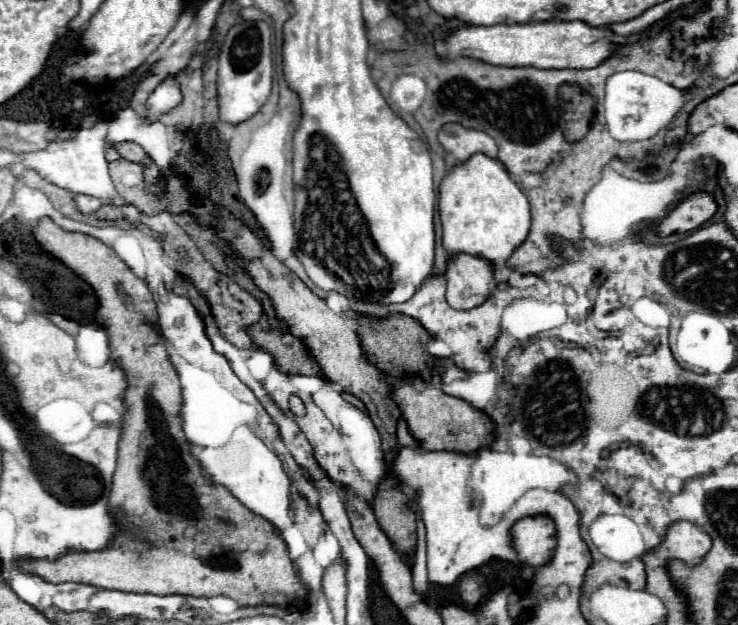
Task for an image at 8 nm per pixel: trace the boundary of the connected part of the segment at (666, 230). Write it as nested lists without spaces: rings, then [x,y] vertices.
[[[698,190],[682,198],[670,212],[664,216],[656,228],[658,236],[670,236],[674,232],[686,234],[700,228],[718,212],[718,202],[712,192]]]

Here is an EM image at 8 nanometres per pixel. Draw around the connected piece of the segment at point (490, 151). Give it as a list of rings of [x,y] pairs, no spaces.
[[[446,124],[438,132],[438,140],[444,146],[444,150],[454,156],[458,162],[466,162],[472,154],[486,154],[490,158],[496,158],[496,142],[478,130],[468,130],[460,124]]]

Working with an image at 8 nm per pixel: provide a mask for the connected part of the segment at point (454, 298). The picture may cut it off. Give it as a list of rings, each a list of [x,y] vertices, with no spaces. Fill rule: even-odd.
[[[468,254],[450,256],[446,278],[448,304],[456,310],[472,310],[474,306],[486,302],[486,298],[490,296],[494,264]]]

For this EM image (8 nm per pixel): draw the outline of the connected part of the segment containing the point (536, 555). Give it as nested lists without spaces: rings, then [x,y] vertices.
[[[546,514],[520,518],[510,528],[512,548],[516,550],[518,562],[528,568],[540,568],[550,564],[556,546],[556,526]]]

